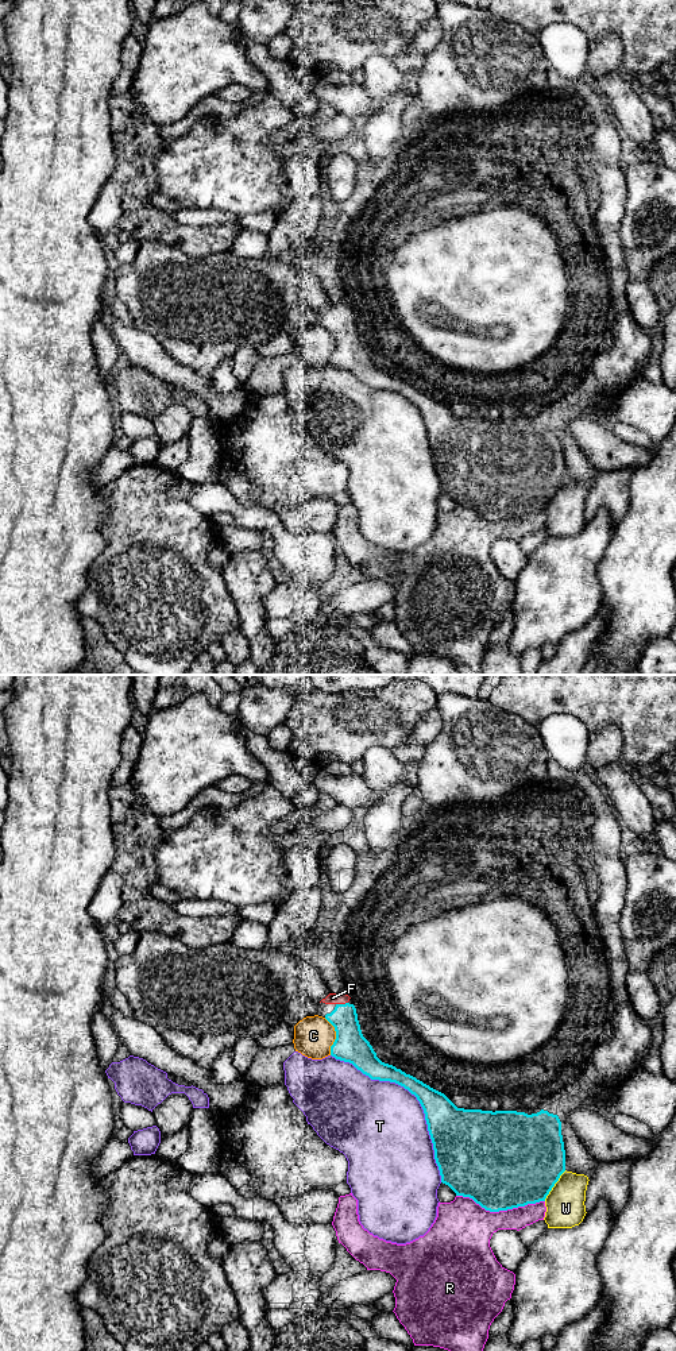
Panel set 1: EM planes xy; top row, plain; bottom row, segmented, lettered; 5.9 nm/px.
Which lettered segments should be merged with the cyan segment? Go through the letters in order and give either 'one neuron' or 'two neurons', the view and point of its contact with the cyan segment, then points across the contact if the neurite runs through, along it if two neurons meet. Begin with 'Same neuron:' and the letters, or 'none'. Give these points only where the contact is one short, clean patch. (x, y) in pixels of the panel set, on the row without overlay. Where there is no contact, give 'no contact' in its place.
Same neuron: F
C: two neurons | xy (336, 346) | along xy (324, 327), (335, 340), (331, 363)
F: one neuron | xy (342, 313) | across xy (350, 354), (342, 313), (332, 307)
R: two neurons | xy (501, 518)
T: two neurons | xy (416, 405)
W: two neurons | xy (553, 494)

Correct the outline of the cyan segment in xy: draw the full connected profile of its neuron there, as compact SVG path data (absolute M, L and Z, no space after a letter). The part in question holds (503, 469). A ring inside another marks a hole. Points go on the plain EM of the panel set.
M329 302L321 309L336 314L325 324L336 340L331 364L352 373L371 389L395 391L417 406L425 422L441 491L456 505L470 506L490 521L545 510L565 480L565 459L559 425L544 418L528 424L517 420L457 417L444 402L376 366L362 343L356 317L348 312L349 308L345 302Z

